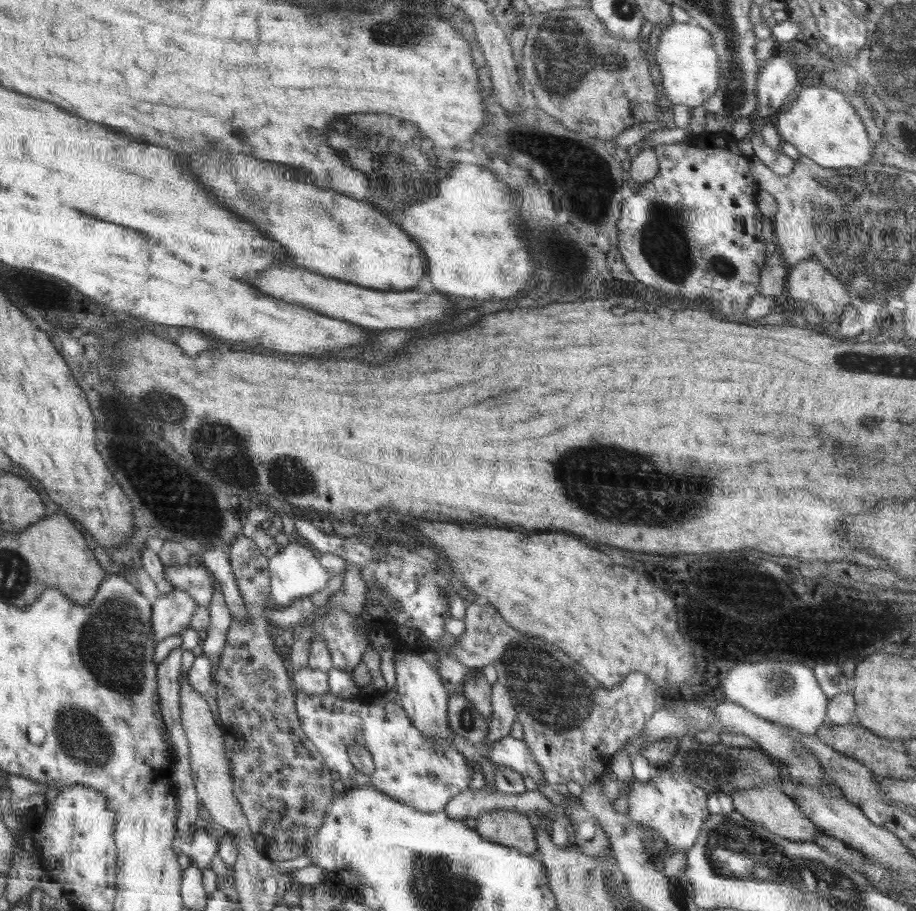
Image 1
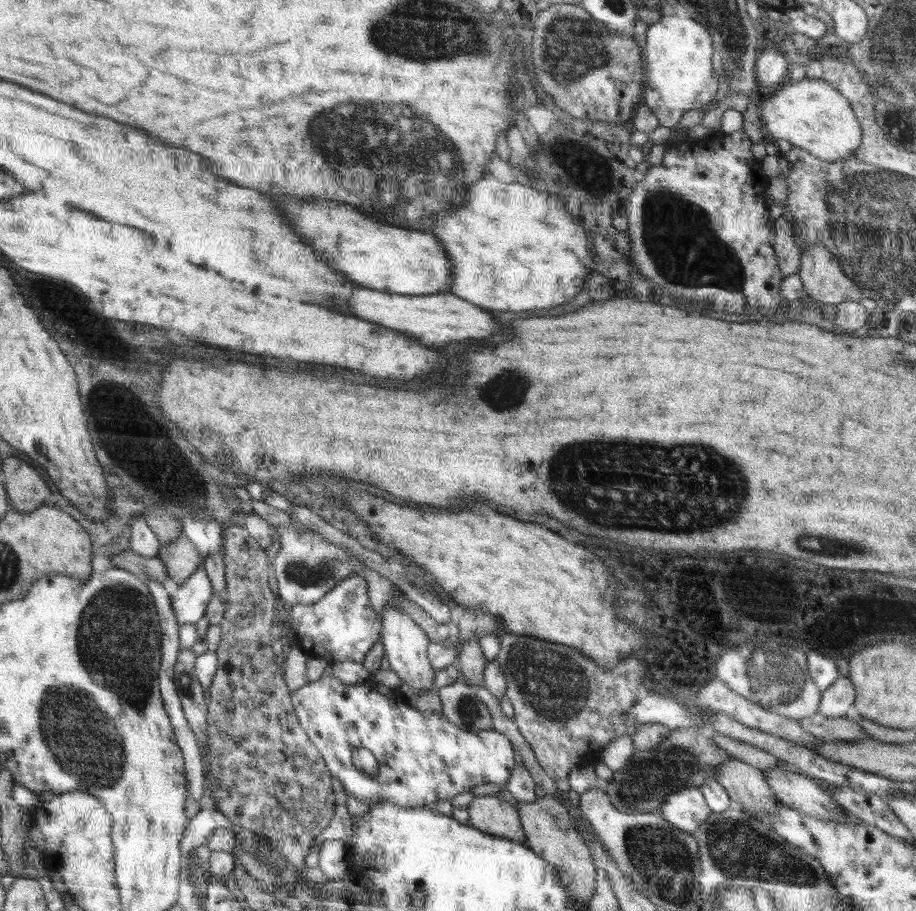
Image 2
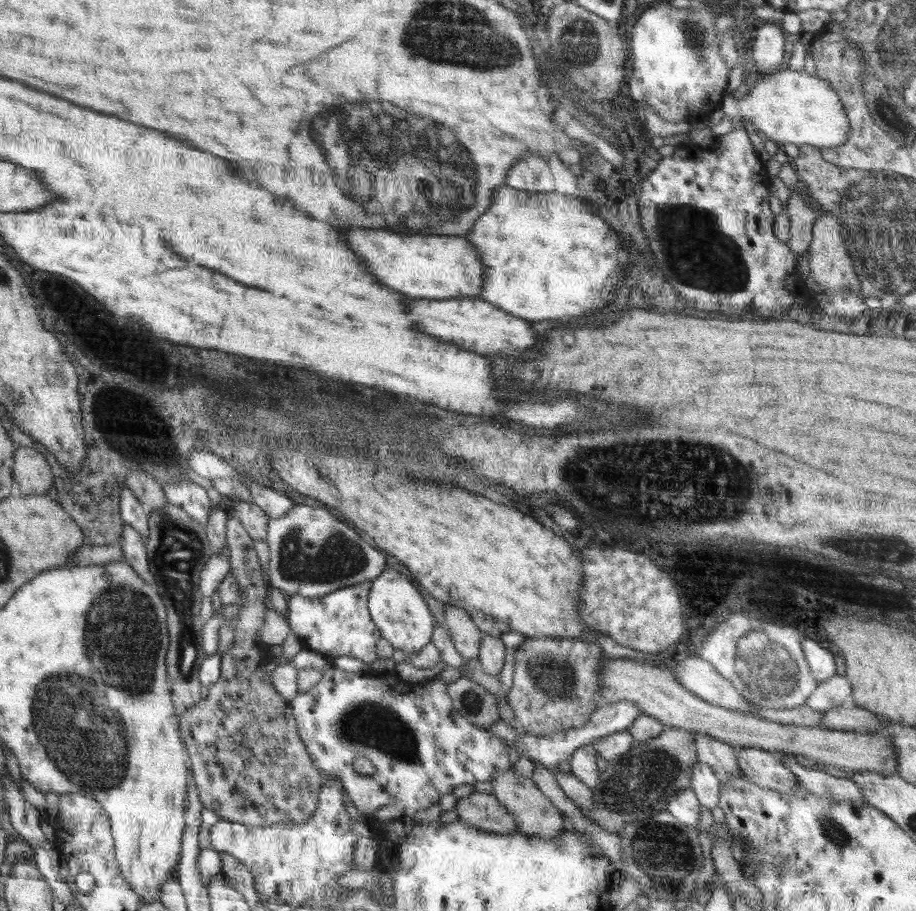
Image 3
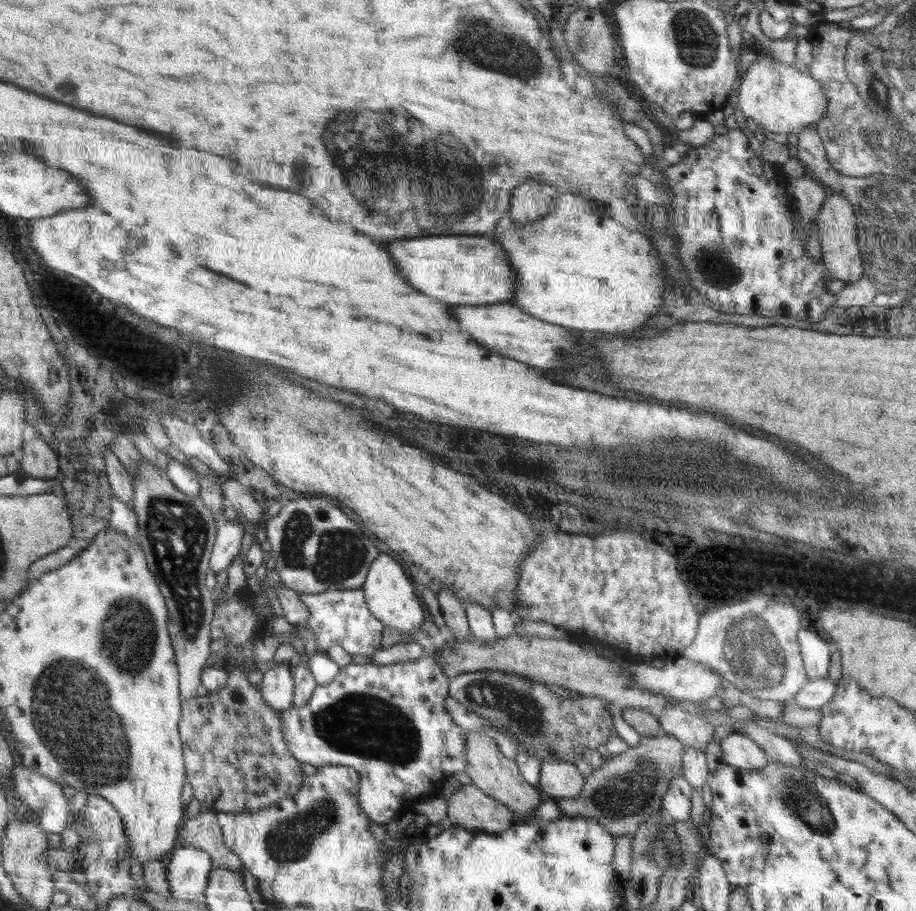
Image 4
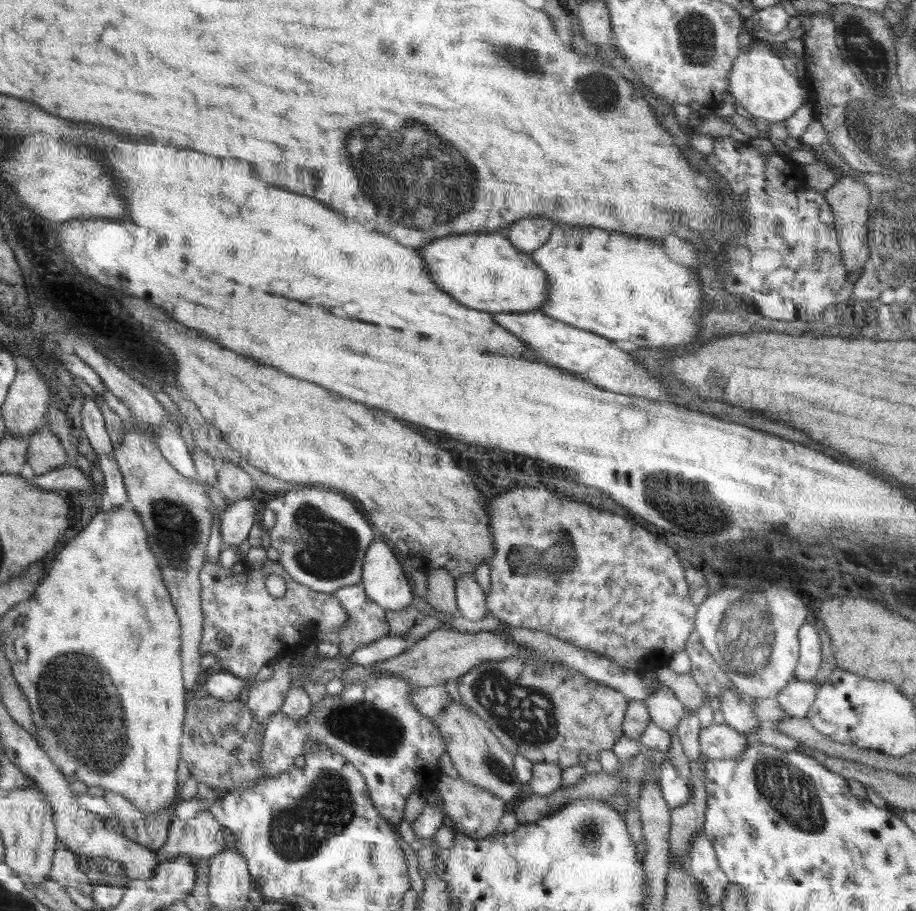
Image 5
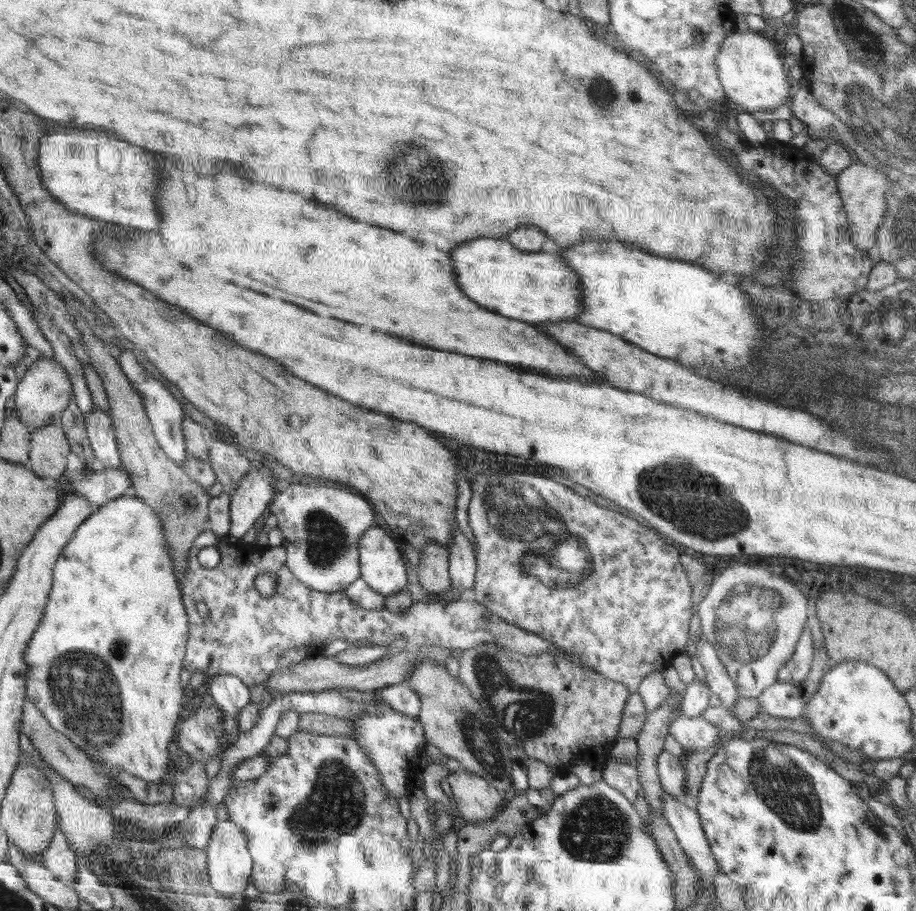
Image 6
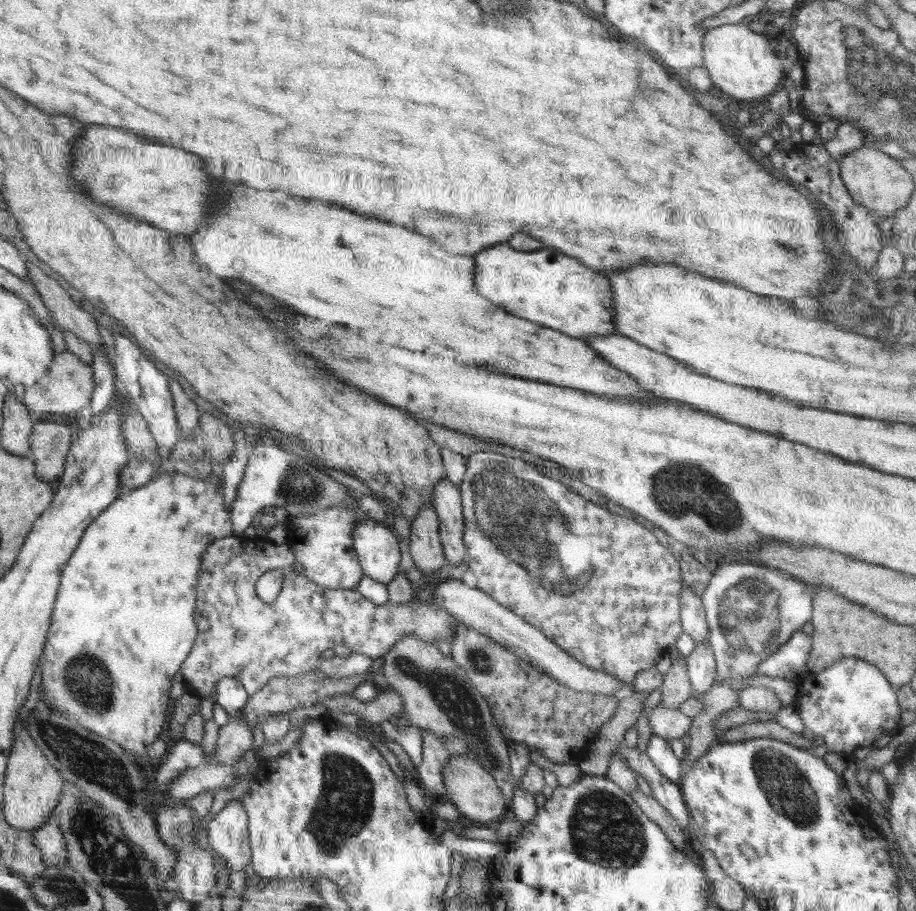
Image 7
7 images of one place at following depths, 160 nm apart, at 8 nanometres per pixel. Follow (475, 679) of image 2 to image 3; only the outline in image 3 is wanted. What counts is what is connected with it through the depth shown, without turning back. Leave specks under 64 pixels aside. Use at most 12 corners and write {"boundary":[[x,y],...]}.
{"boundary":[[464,609],[444,618],[464,663],[478,659],[483,634]]}

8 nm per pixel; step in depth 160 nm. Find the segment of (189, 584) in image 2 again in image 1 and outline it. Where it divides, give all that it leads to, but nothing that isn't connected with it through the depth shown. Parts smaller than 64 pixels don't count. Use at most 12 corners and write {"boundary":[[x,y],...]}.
{"boundary":[[174,589],[156,599],[153,639],[189,628],[197,607]]}

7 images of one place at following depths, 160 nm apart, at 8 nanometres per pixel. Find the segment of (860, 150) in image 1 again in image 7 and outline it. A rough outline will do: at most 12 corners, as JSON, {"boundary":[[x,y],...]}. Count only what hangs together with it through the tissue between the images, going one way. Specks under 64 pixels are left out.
{"boundary":[[742,23],[706,31],[704,67],[747,104],[780,89],[767,34]]}

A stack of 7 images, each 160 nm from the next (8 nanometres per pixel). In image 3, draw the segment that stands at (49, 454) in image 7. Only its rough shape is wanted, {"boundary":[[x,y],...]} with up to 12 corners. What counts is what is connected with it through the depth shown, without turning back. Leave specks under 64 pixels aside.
{"boundary":[[32,447],[14,452],[21,494],[45,494],[53,462]]}

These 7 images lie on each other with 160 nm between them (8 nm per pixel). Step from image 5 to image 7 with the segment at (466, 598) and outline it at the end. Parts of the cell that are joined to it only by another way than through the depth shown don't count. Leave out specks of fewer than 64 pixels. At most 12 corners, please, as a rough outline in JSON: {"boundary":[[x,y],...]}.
{"boundary":[[446,477],[433,488],[445,559],[466,563],[459,488]]}

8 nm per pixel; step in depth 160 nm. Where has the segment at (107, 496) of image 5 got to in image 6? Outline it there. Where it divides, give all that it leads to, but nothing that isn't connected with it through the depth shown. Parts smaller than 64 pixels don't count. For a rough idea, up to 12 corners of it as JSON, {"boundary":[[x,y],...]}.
{"boundary":[[94,405],[83,416],[103,468],[121,467],[113,421]]}

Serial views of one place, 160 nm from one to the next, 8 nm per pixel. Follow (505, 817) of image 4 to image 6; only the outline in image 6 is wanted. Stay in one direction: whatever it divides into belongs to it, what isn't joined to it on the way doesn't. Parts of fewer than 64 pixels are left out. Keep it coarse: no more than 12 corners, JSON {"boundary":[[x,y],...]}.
{"boundary":[[460,768],[447,779],[465,824],[490,822],[504,792]]}

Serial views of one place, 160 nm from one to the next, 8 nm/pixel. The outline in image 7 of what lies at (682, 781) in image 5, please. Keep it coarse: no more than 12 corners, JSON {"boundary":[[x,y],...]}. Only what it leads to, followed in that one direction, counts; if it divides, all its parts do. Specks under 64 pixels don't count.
{"boundary":[[654,735],[645,753],[673,783],[681,779],[680,759],[669,741]]}

